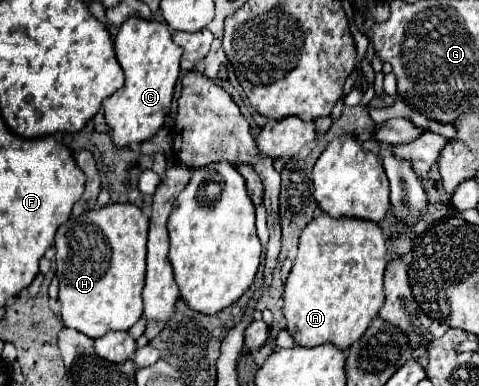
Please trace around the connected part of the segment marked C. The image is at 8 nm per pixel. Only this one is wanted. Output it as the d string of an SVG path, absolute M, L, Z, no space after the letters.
M129 18L121 24L115 38L115 56L125 72L125 84L103 102L103 112L113 144L117 148L129 148L131 144L151 140L163 126L179 78L181 48L171 40L165 22Z

